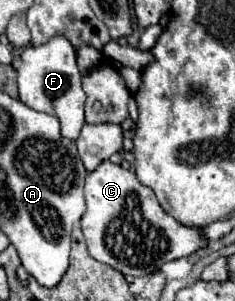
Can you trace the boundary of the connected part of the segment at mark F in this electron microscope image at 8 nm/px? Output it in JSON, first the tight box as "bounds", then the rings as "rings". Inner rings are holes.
{"bounds":[18,38,86,142],"rings":[[[52,38],[42,46],[28,46],[22,50],[22,66],[18,68],[18,92],[20,100],[38,112],[52,114],[60,120],[60,132],[64,138],[76,142],[84,120],[86,94],[82,90],[82,74],[76,66],[76,50],[66,42],[66,38]]]}

